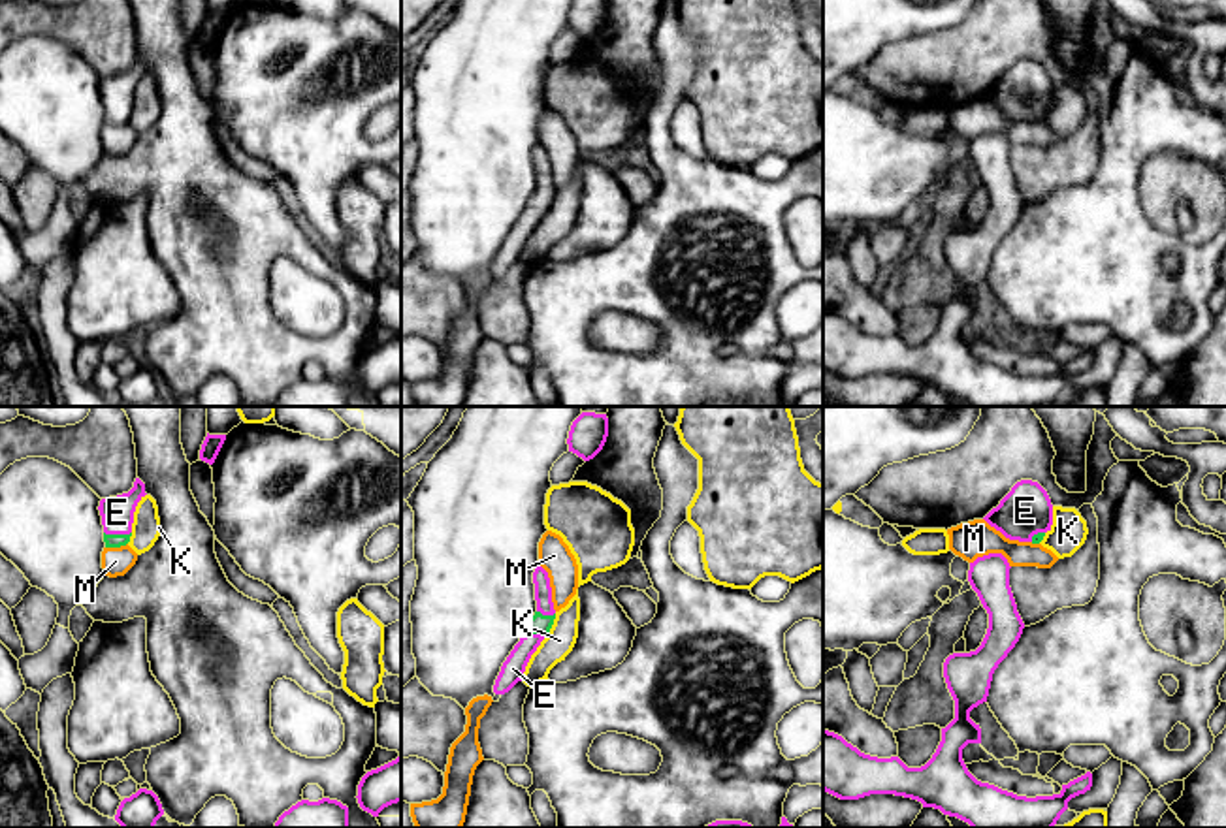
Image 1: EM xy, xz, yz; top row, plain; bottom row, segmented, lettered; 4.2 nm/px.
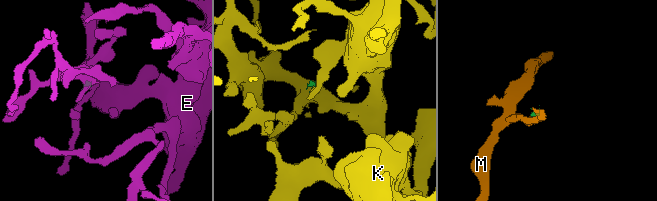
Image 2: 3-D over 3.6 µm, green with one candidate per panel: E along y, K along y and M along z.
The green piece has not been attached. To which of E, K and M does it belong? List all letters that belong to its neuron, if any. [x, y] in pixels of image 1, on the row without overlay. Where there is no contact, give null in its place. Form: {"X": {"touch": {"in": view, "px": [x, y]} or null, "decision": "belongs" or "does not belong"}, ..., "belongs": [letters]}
{"E": {"touch": {"in": "xy", "px": [117, 113]}, "decision": "does not belong"}, "K": {"touch": {"in": "xz", "px": [550, 204]}, "decision": "does not belong"}, "M": {"touch": {"in": "xy", "px": [115, 125]}, "decision": "does not belong"}, "belongs": []}

